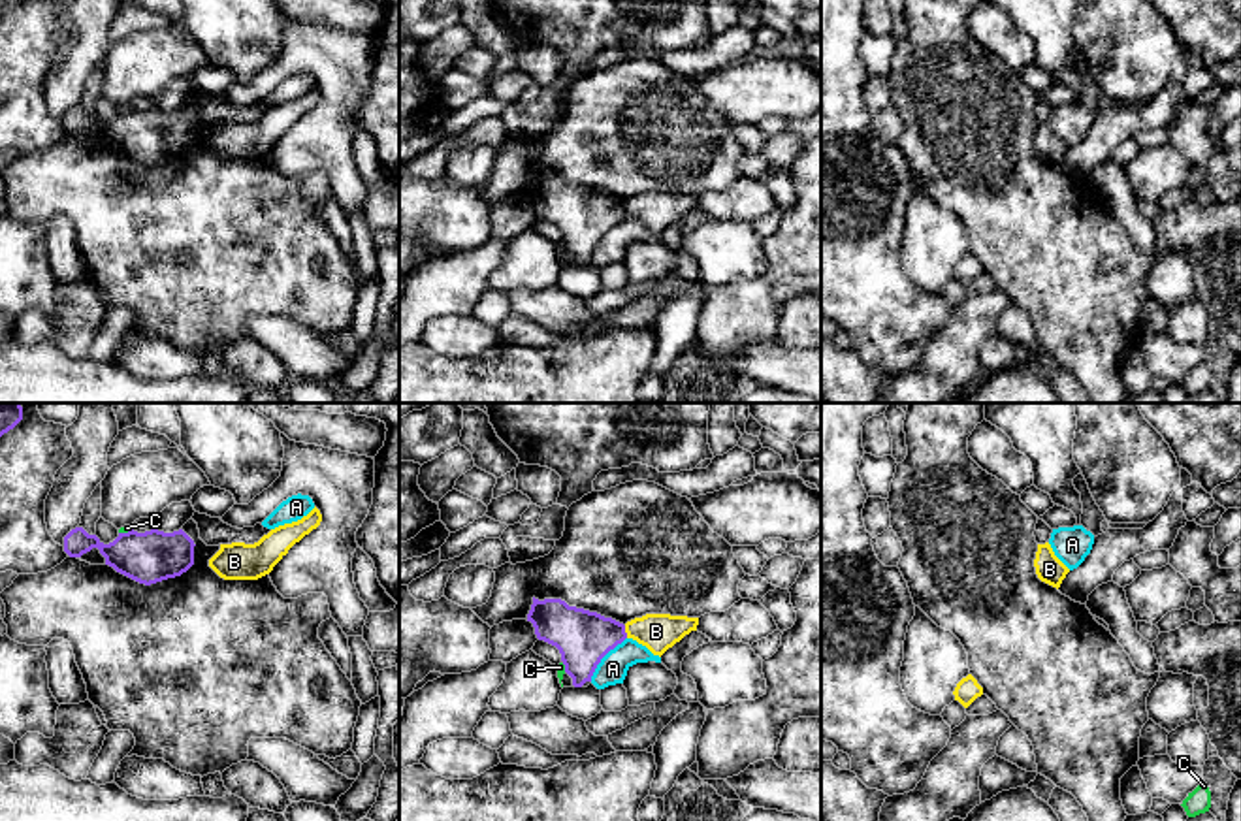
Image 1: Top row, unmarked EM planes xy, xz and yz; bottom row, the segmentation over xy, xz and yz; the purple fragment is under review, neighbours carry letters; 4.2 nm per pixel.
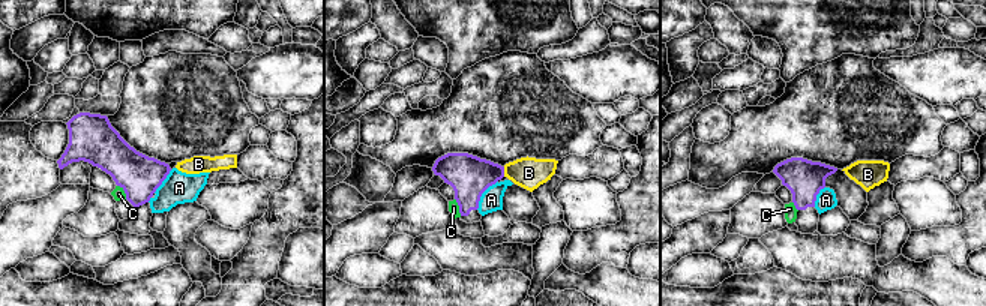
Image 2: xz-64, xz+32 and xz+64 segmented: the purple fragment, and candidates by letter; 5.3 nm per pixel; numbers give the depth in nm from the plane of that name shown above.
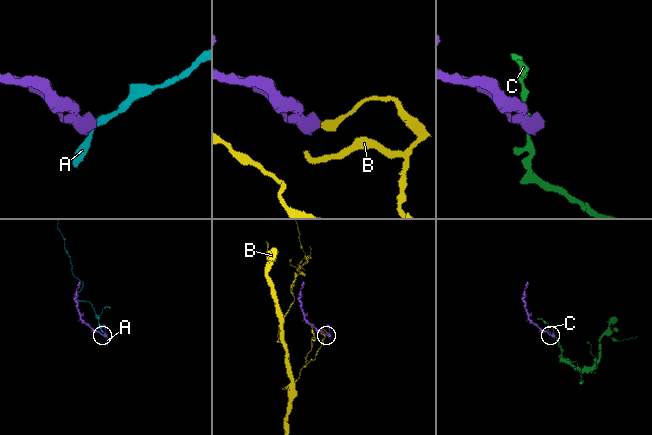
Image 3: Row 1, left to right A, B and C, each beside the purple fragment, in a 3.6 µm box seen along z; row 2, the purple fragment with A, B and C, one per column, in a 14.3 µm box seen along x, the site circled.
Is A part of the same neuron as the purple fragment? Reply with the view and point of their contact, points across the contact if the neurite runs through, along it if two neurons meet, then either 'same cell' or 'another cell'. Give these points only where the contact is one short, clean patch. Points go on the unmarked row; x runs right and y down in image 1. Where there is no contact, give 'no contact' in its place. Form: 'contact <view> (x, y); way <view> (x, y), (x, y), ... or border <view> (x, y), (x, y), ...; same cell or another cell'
contact xz (603, 234); border xz (626, 215), (601, 238), (590, 258); another cell

